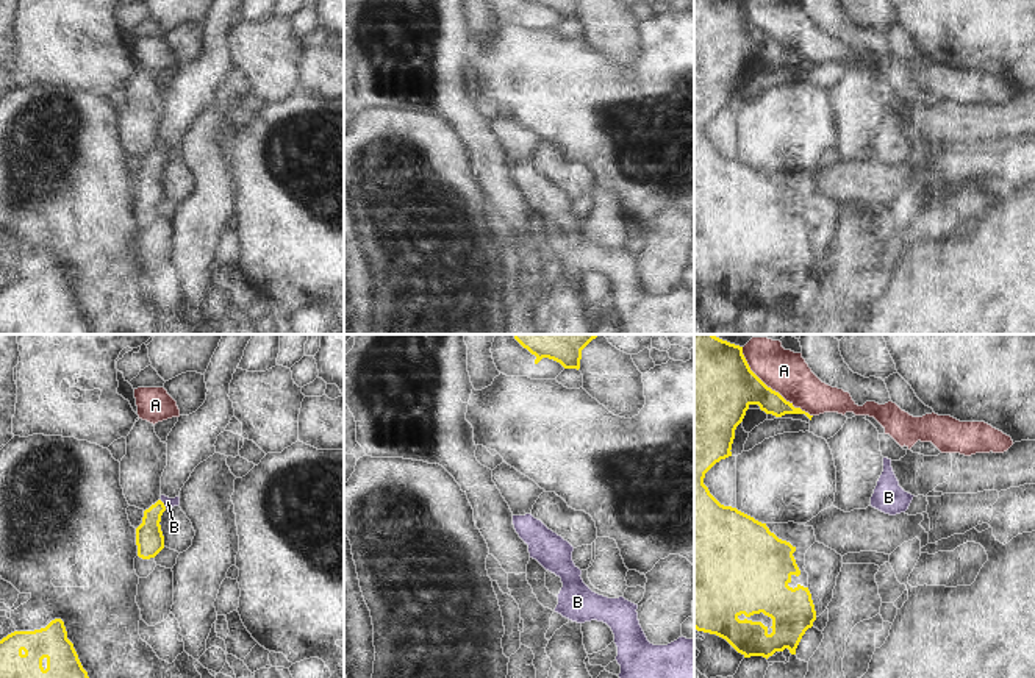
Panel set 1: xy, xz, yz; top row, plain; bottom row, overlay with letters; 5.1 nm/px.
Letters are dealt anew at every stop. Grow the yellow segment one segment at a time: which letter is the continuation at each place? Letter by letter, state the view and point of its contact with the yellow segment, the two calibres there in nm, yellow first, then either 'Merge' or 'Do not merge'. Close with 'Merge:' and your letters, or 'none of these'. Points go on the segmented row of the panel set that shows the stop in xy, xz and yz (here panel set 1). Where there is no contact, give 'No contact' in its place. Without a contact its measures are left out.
A: Touches yellow at yz (769, 388). Thickness 340 nm (yellow) against 220 nm. Do not merge
B: Touches yellow at xy (163, 505). Thickness 140 nm (yellow) against 50 nm. Merge
Merge: B

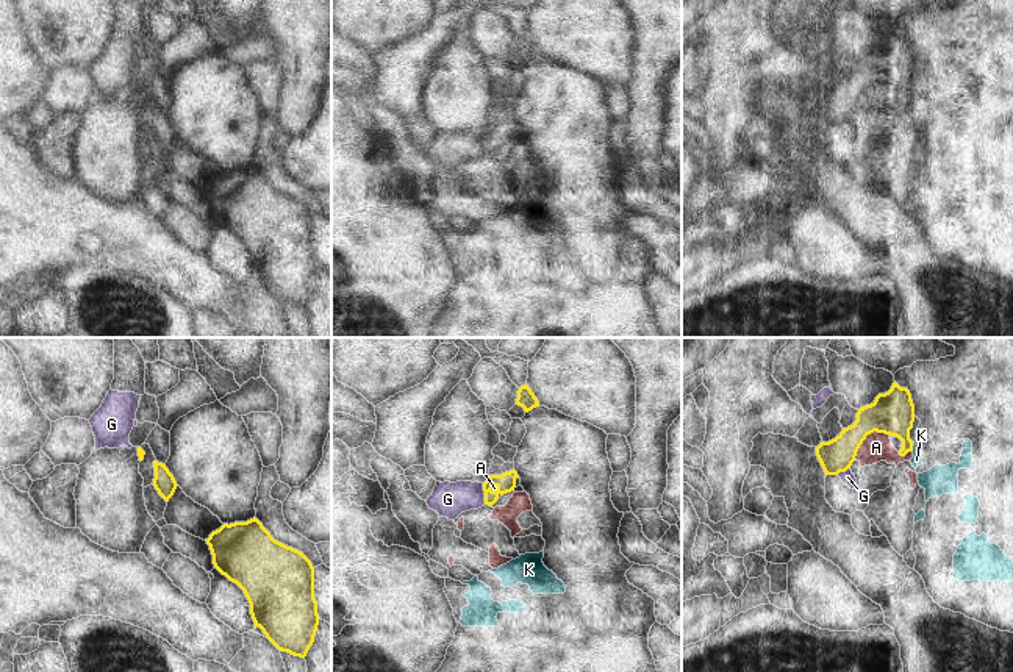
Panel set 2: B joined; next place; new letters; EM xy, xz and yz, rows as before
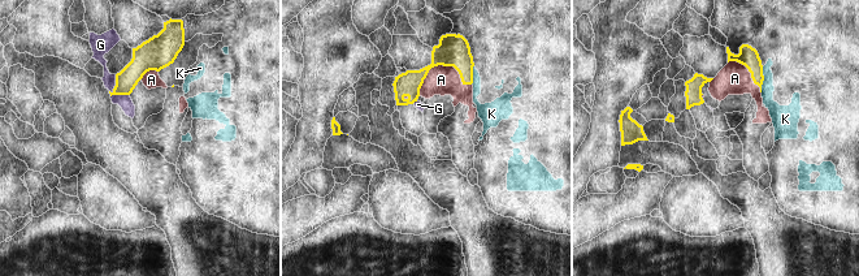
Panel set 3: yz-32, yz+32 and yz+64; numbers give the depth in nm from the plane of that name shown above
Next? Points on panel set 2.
A: Touches yellow at yz (866, 435). Thickness 220 nm (yellow) against 150 nm. Do not merge
G: Touches yellow at xz (485, 494). Thickness 100 nm (yellow) against 180 nm. Do not merge
K: Touches yellow at yz (912, 449). Thickness 220 nm (yellow) against 60 nm. Do not merge
Merge: none of these

